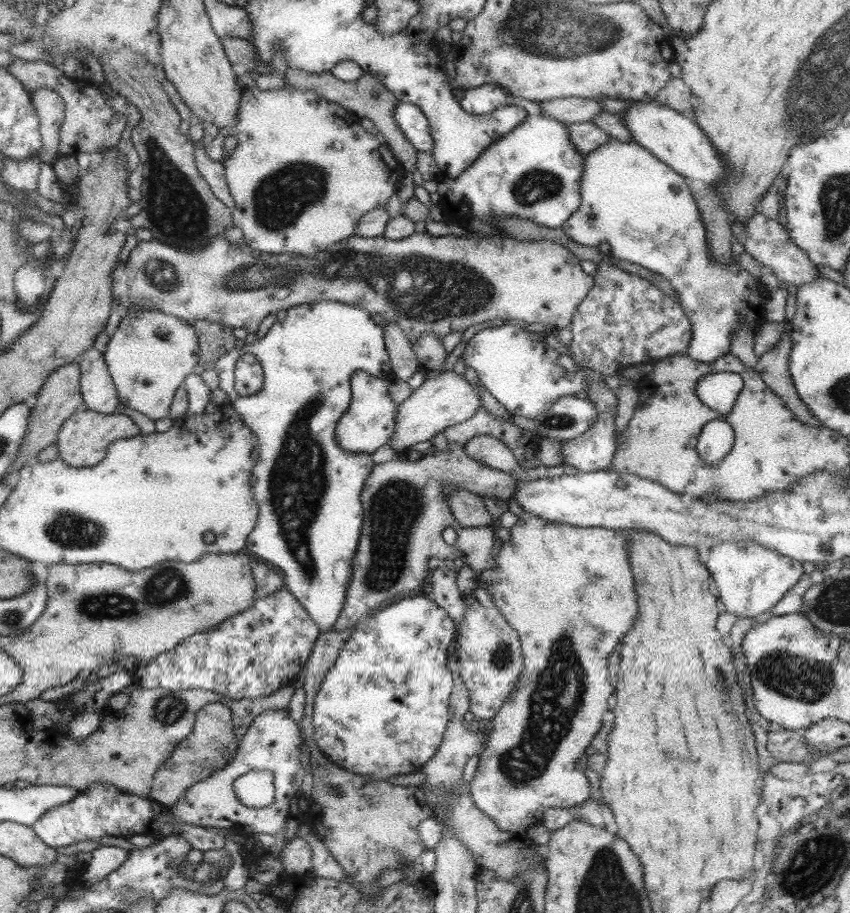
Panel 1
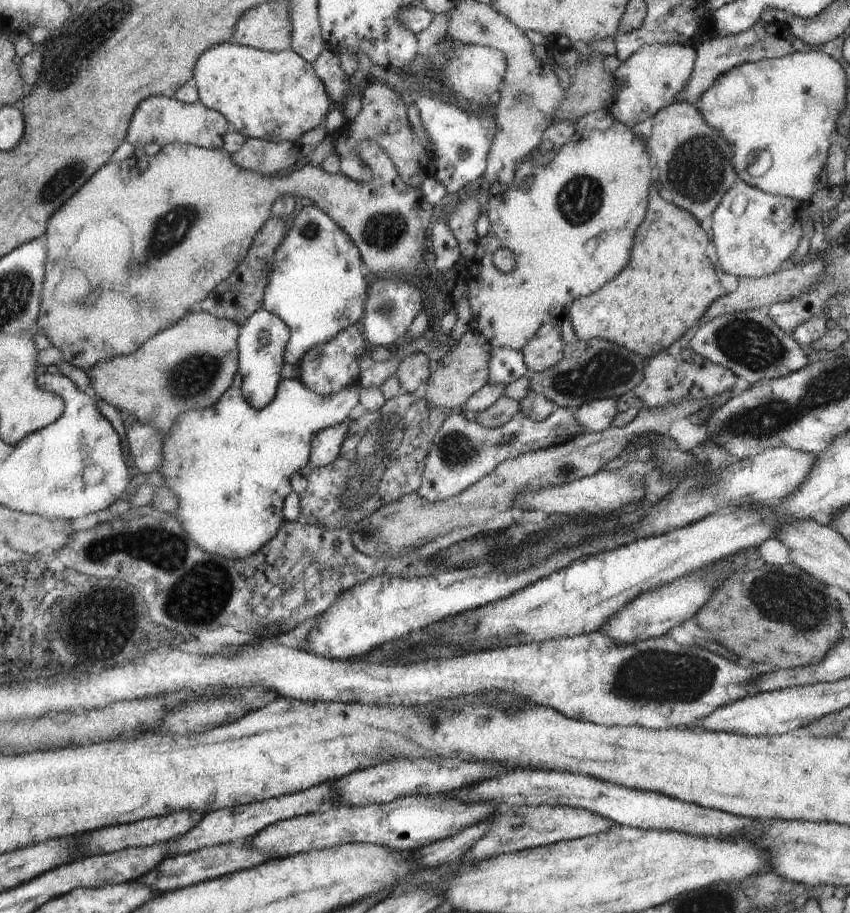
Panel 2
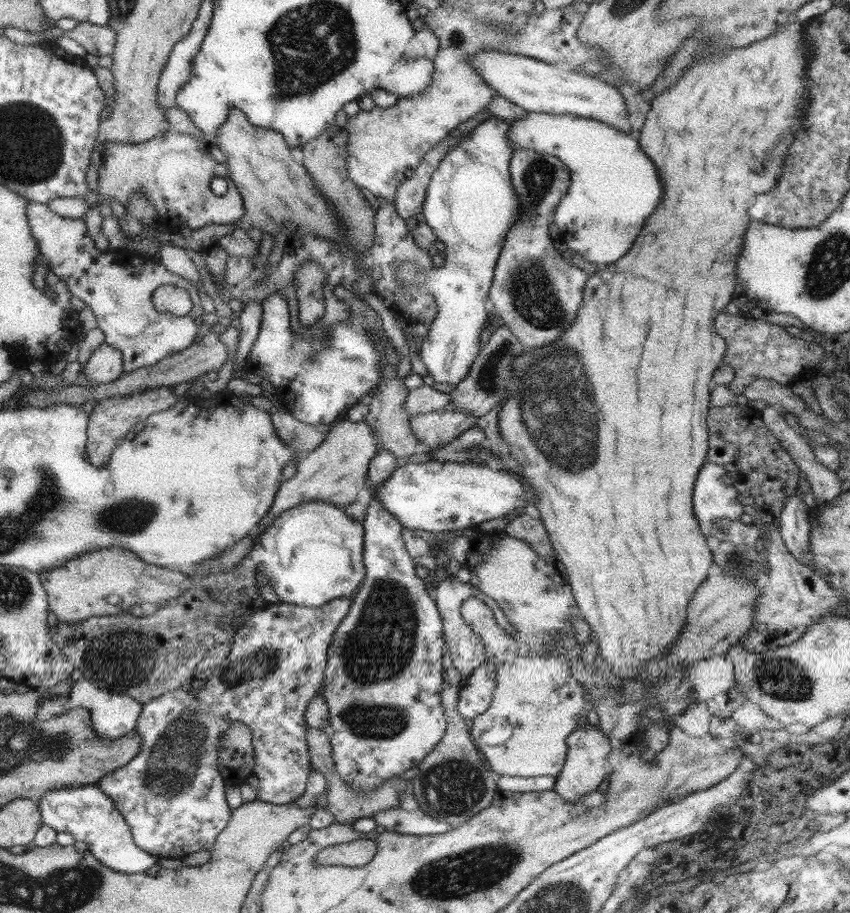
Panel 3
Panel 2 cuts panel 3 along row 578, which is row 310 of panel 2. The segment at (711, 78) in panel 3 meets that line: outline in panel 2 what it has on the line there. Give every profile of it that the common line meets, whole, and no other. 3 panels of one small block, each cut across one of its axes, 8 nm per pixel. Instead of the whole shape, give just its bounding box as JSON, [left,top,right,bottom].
[565,186,727,359]

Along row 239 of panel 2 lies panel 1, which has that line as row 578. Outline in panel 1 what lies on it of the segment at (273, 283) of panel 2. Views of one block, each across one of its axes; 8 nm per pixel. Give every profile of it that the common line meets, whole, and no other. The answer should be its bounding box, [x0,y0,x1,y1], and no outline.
[214,301,393,632]

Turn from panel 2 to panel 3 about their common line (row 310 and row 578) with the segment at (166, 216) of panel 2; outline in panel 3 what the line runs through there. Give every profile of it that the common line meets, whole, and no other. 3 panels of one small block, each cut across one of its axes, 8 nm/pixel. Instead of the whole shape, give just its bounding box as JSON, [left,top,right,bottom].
[39,546,188,622]

